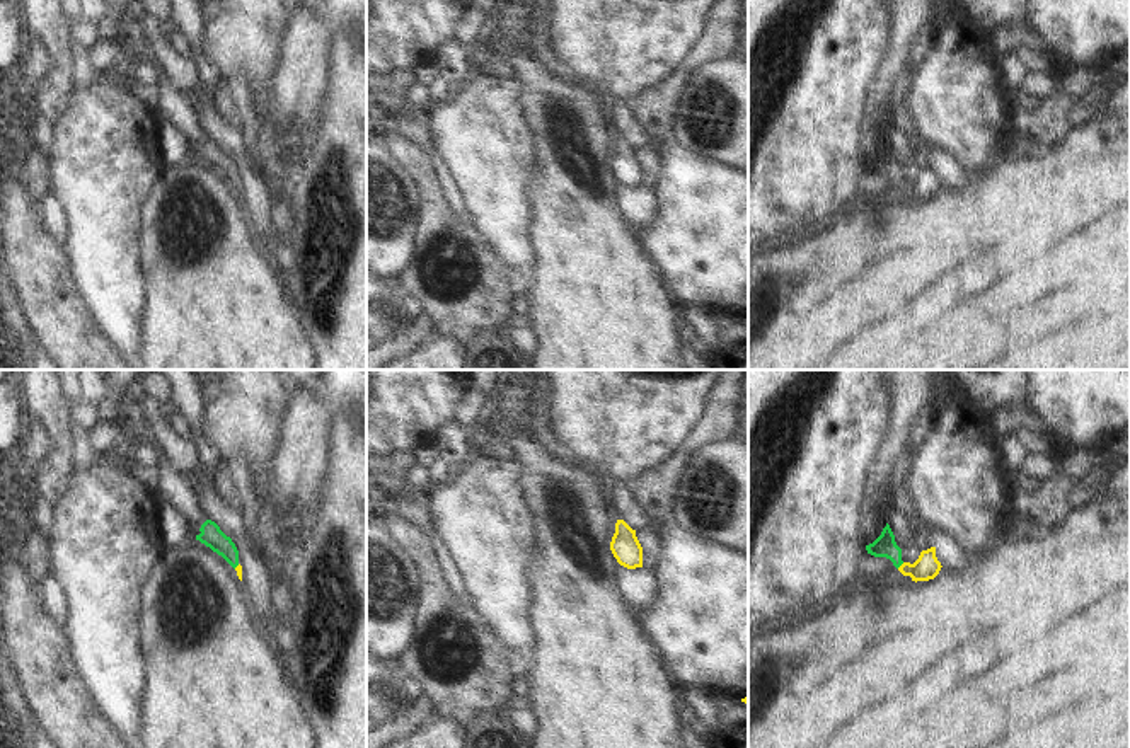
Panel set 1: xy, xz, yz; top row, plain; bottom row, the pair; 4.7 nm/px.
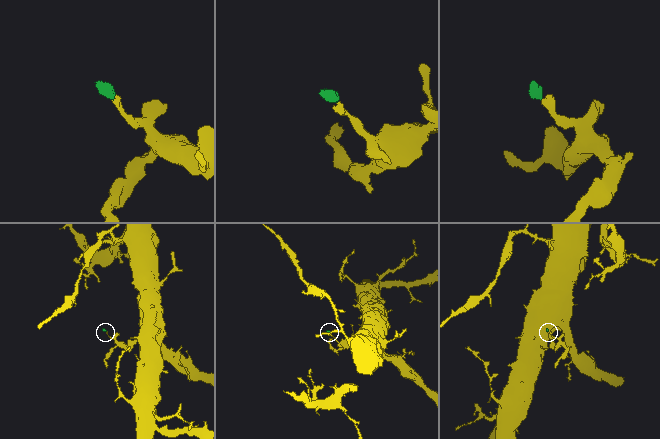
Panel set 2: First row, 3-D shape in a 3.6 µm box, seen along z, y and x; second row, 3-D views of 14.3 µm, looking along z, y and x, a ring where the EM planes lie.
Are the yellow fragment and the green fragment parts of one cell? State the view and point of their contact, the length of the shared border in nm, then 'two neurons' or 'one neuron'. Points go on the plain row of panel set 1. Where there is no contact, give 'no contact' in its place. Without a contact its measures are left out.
contact yz (902, 183); length 50 nm; one neuron

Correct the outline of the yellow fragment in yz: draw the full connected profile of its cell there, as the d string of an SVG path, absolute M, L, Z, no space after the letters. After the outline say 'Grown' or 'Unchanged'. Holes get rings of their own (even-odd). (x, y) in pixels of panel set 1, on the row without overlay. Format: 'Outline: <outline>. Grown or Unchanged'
Outline: M888 141L881 153L873 162L866 164L866 169L874 175L890 177L903 194L910 194L915 201L934 198L943 186L936 175L936 165L922 169L914 182L903 181L902 167L897 164L895 153Z. Grown

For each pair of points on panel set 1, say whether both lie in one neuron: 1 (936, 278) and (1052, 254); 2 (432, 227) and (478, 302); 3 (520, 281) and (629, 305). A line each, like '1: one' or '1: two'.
1: one
2: one
3: two

